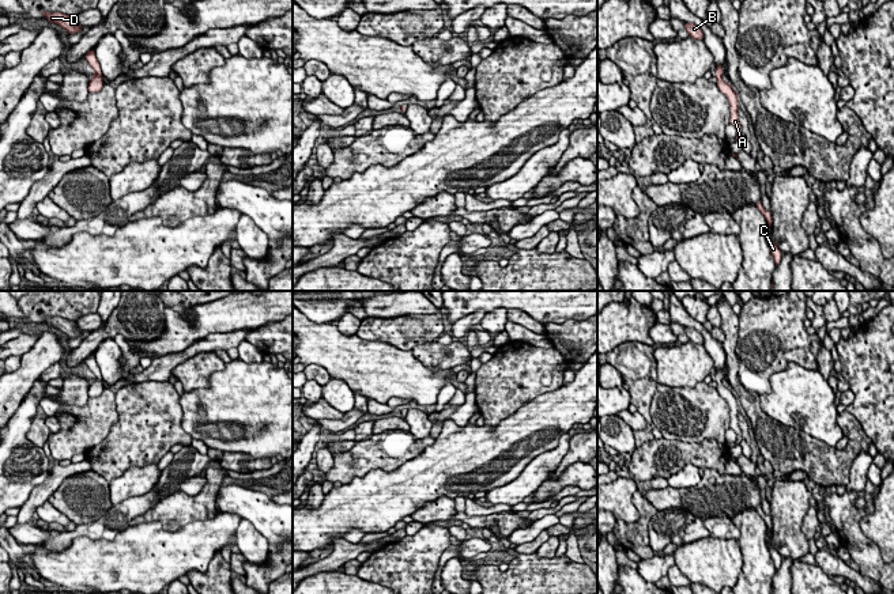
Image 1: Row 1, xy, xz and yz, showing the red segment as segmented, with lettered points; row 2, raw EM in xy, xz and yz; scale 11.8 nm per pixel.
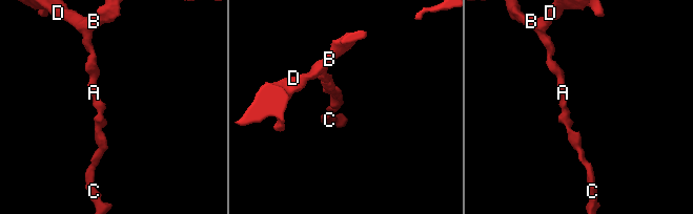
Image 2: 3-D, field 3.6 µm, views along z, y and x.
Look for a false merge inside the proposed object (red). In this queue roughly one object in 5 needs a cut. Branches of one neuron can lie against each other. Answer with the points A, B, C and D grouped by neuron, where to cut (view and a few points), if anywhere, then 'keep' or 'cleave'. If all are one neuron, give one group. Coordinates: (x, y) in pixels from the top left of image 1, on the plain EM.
A B C D | no cut | keep

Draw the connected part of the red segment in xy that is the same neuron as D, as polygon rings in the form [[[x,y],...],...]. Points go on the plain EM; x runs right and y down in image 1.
[[[44,314],[42,318],[44,322],[46,322],[50,328],[61,330],[69,338],[80,337],[83,334],[83,332],[78,329],[75,321],[69,321],[61,317],[46,317]]]

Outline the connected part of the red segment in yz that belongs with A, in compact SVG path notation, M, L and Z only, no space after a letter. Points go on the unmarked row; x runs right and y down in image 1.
M717 370L716 371L716 382L717 382L717 391L720 393L720 396L728 402L729 405L729 410L731 410L731 428L736 432L738 439L735 444L740 444L742 442L742 431L739 428L739 419L738 419L738 413L739 413L739 401L738 397L732 393L732 390L729 387L725 387L723 385L723 378L724 378L724 371L723 370Z

